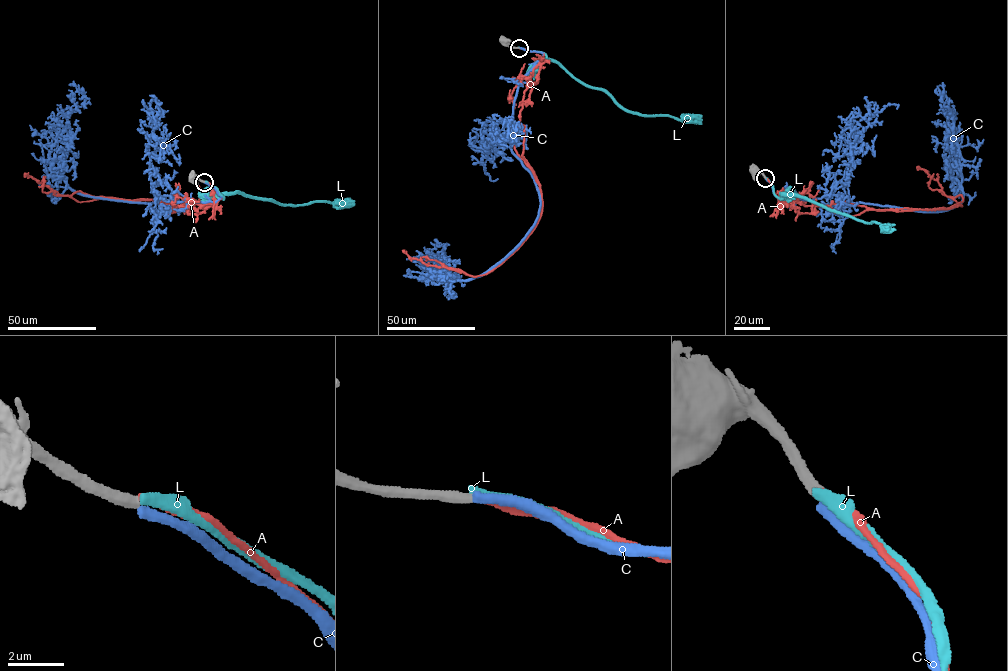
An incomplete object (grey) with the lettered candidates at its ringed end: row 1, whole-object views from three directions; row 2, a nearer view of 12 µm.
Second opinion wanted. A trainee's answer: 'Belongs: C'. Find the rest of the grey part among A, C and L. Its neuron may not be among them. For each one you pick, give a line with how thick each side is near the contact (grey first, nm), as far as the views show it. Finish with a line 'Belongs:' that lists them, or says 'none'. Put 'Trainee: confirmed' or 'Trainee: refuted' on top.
Trainee: confirmed
C: Thickness 400 nm (grey) against 360 nm
Belongs: C

